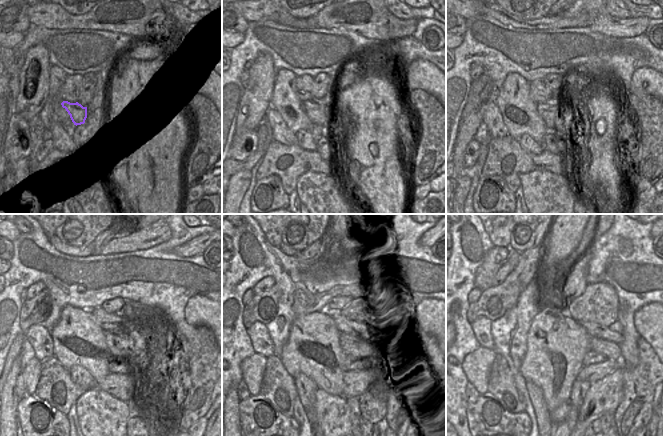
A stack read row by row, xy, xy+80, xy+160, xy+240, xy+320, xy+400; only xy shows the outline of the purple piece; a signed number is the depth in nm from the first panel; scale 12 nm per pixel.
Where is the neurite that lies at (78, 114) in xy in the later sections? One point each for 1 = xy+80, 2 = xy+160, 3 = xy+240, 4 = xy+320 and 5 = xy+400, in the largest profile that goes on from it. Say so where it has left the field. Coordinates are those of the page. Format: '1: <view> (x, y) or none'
1: xy+80 (319, 111)
2: xy+160 (557, 117)
3: xy+240 (121, 342)
4: xy+320 (356, 346)
5: xy+400 (612, 351)

